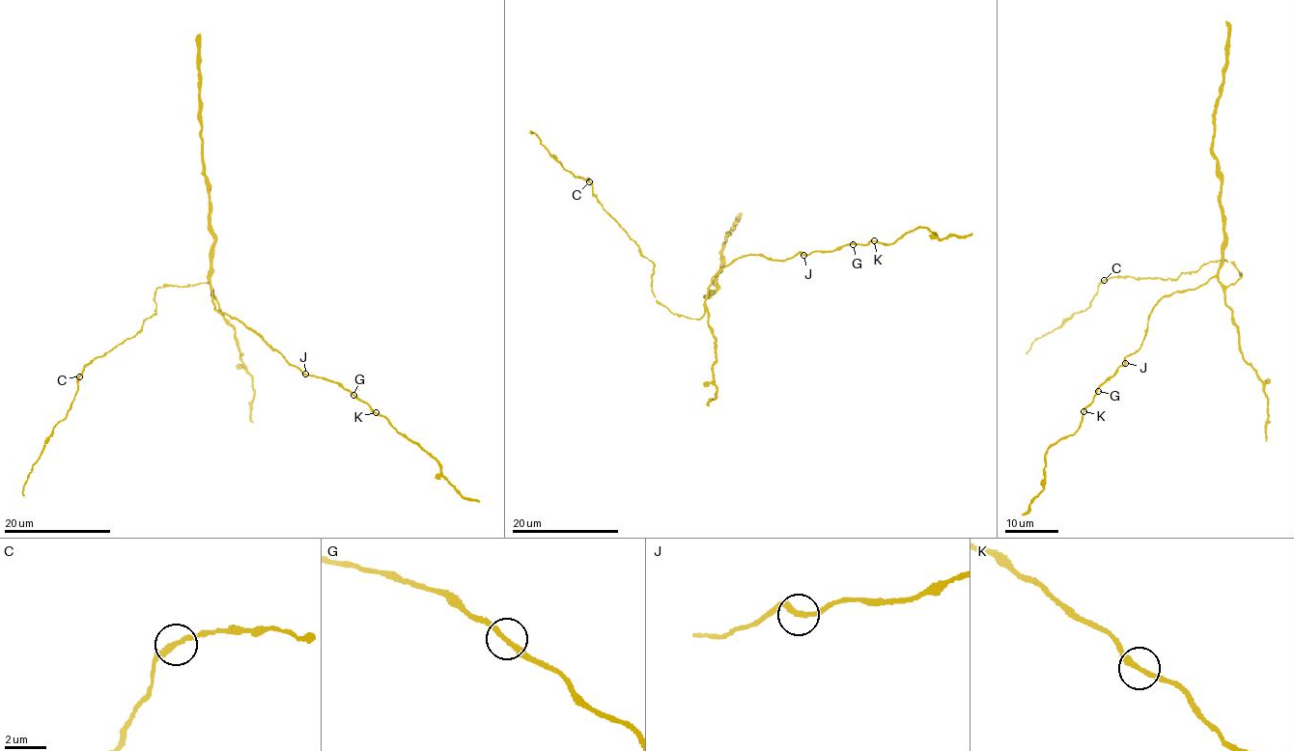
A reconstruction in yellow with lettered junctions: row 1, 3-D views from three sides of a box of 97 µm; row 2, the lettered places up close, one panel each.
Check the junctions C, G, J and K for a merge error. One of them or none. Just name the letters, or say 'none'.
K

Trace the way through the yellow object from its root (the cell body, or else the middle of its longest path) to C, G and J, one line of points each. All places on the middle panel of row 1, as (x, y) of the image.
C: (708, 295), (698, 319), (673, 315), (660, 304), (653, 292), (654, 264), (602, 207), (589, 181)
G: (708, 295), (712, 278), (735, 260), (747, 255), (762, 255), (783, 261), (800, 252), (830, 251), (853, 244)
J: (708, 295), (712, 278), (739, 258), (756, 254), (783, 261), (800, 252), (803, 255)

